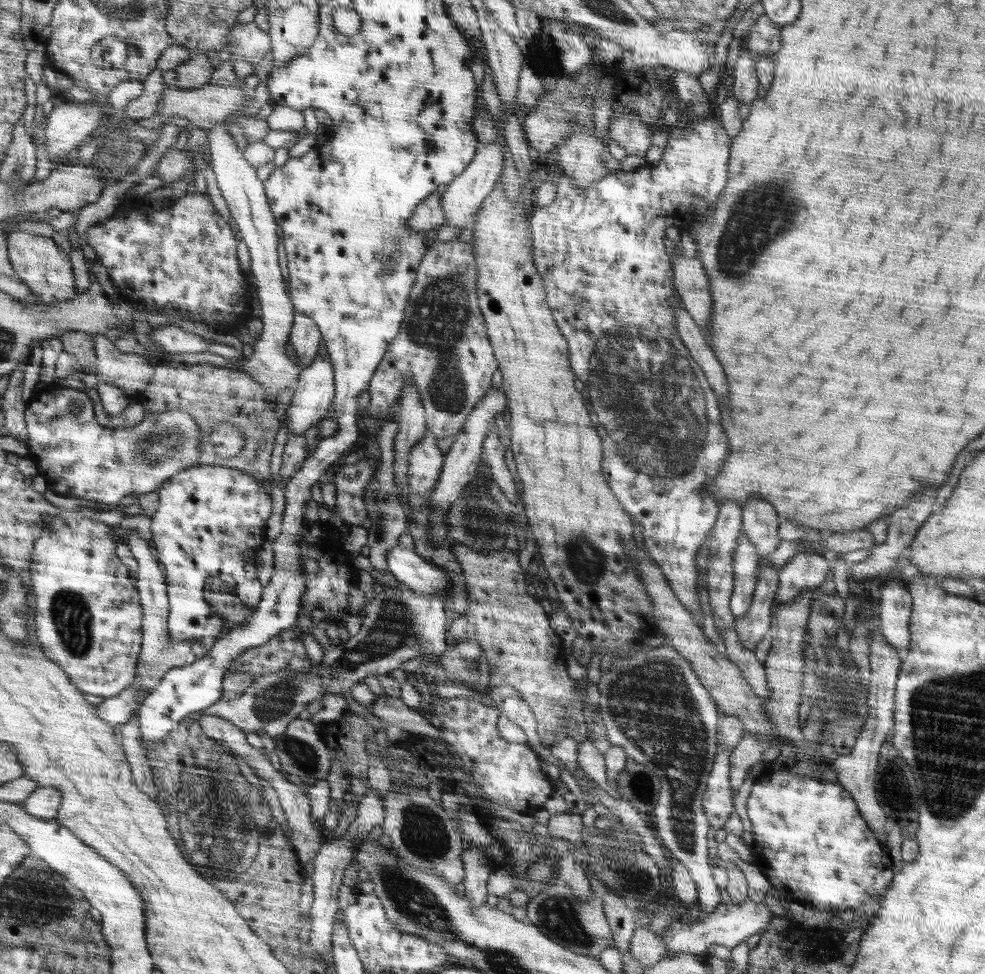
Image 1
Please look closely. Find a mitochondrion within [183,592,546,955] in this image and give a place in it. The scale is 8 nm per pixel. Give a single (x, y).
(415, 901)

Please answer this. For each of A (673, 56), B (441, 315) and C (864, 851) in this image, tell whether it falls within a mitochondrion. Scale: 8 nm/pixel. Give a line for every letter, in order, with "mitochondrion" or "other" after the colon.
A: other
B: mitochondrion
C: other

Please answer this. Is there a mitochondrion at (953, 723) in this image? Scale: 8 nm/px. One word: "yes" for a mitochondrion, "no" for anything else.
yes

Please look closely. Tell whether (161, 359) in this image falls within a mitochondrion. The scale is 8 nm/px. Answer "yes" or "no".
no

